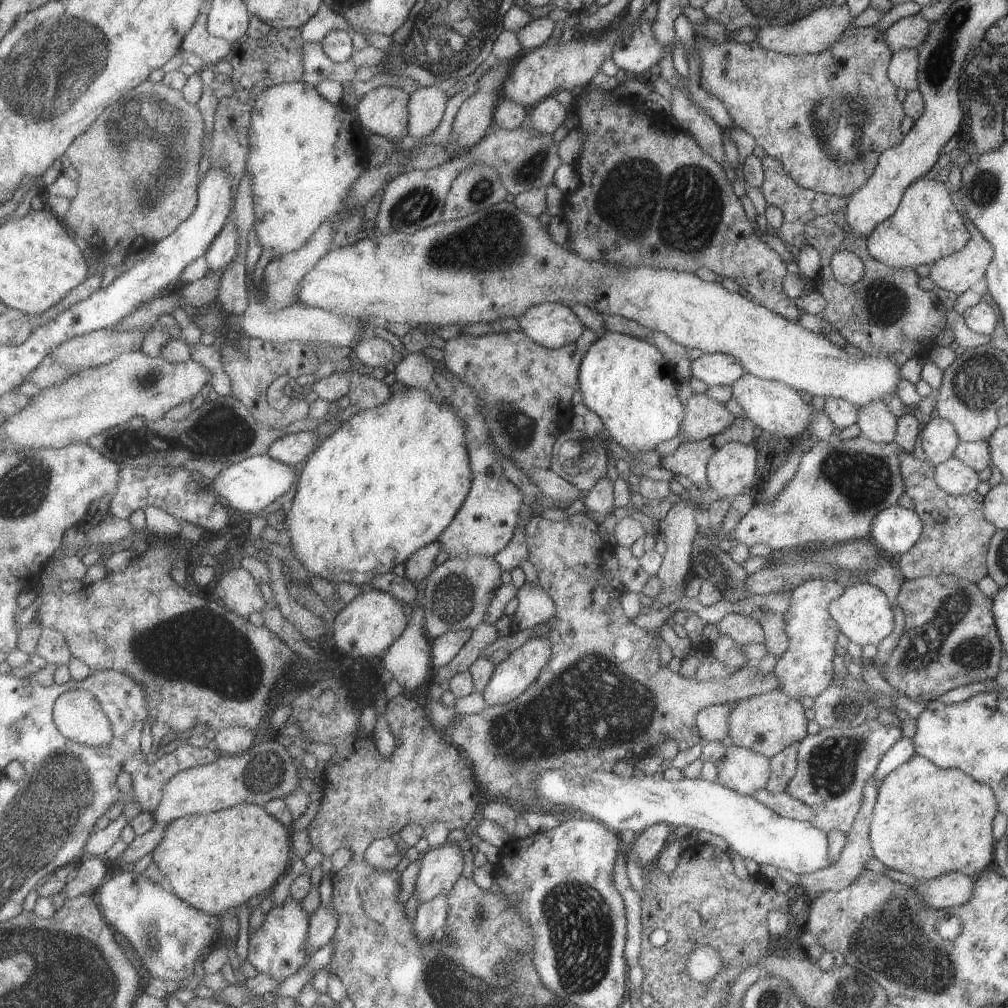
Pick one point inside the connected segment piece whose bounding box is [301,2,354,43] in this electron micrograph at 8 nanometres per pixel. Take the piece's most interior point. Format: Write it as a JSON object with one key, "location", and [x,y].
{"location":[326,20]}

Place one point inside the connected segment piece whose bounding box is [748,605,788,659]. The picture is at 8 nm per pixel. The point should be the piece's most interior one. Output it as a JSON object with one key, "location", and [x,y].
{"location":[775,639]}

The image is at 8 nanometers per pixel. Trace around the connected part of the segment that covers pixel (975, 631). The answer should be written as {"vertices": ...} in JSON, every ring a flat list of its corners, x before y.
{"vertices":[[945,571,939,577,929,575,918,579,905,579,896,596,896,603,905,613,905,629,897,646,880,666,880,676,899,695,915,701,927,703,947,690,995,678,1002,648,991,612,992,600,983,596,979,589,967,579,957,579]]}

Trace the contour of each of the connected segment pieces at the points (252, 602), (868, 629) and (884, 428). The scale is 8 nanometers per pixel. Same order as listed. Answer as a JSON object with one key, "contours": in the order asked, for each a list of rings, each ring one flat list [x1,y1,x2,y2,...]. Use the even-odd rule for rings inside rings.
{"contours":[[[246,566,224,572,216,583,216,591,224,605,247,620,254,612,263,612,266,607,259,583]],[[869,583,847,585,844,591,826,606,829,616,836,622,839,632,845,635,849,642,857,643,860,647,865,644,876,645,885,638,894,627,893,611,888,598]],[[881,399,869,401,858,407,856,423,860,426,860,434,874,443,891,443,896,433,897,418,883,404]]]}

